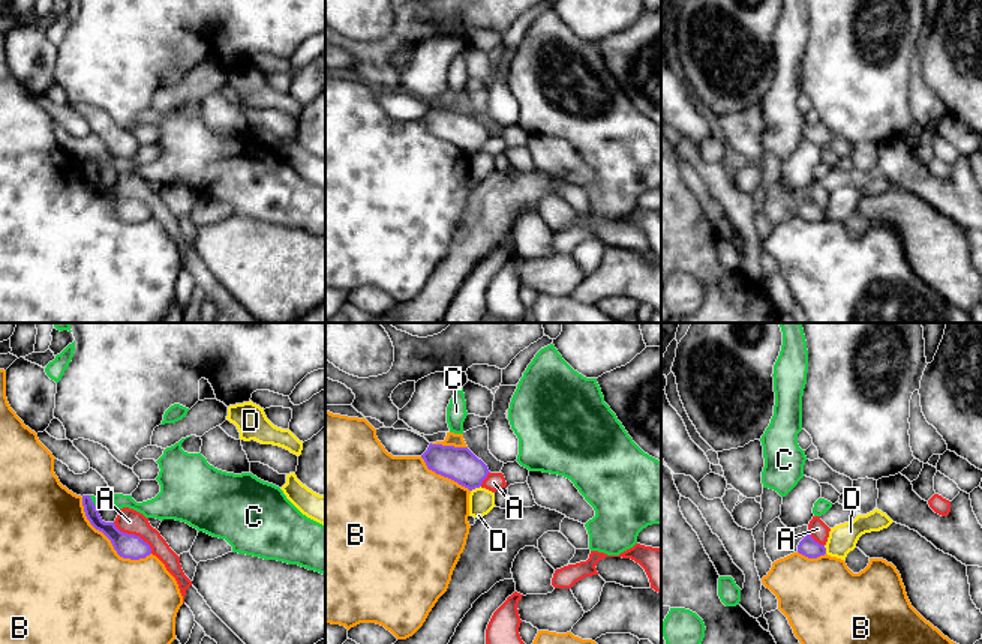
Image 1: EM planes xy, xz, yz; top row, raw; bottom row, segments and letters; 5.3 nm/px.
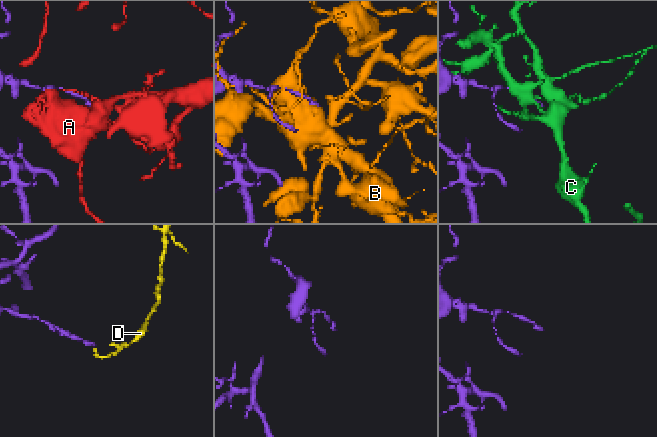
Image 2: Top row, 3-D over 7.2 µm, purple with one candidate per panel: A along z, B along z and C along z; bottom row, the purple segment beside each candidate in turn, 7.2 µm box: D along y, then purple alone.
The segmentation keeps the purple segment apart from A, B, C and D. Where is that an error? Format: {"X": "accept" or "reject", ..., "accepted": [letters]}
{"A": "reject", "B": "reject", "C": "reject", "D": "reject", "accepted": []}

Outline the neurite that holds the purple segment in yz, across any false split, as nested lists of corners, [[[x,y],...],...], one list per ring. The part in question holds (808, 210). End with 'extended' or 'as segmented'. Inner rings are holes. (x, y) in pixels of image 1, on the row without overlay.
[[[808,197],[798,209],[798,216],[808,221],[808,222],[817,222],[820,219],[826,218],[825,209],[820,209],[816,206],[811,198]]] | as segmented

